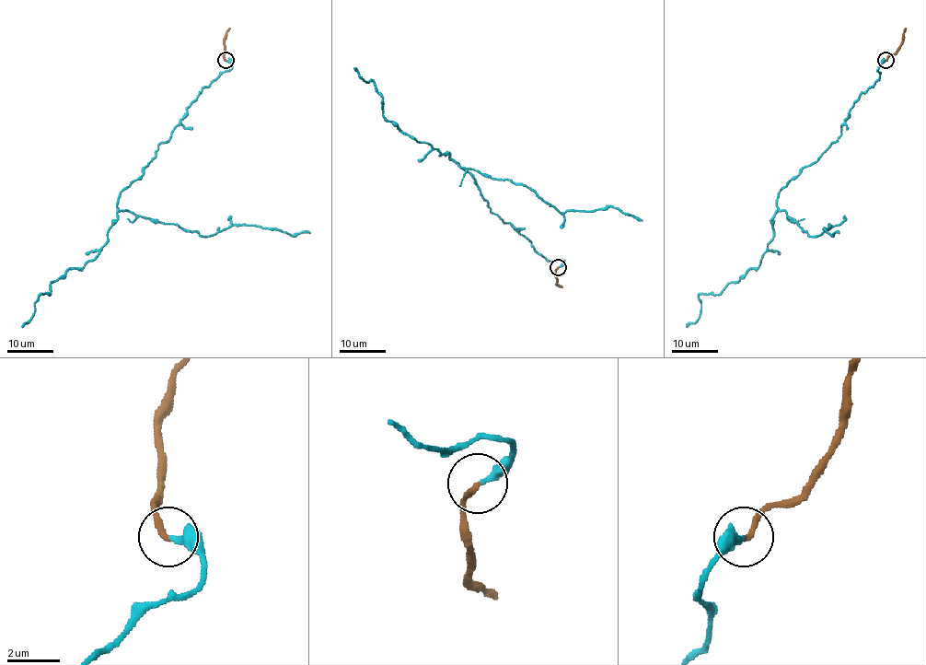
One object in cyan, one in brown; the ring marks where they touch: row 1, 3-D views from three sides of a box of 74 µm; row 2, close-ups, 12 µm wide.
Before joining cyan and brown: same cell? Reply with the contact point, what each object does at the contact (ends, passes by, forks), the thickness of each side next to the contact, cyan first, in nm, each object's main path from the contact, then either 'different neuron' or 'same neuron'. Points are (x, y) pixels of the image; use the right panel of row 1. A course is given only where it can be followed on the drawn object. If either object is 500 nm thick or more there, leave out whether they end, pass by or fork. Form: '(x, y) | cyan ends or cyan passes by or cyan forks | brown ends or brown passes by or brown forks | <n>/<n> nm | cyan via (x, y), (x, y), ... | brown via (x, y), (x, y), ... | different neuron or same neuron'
(885, 60) | cyan ends | brown ends | 320/220 nm | cyan via (885, 60), (840, 135), (779, 192), (779, 210), (810, 236), (829, 225), (825, 230), (839, 233) | brown via (885, 60), (900, 45), (905, 28) | same neuron

